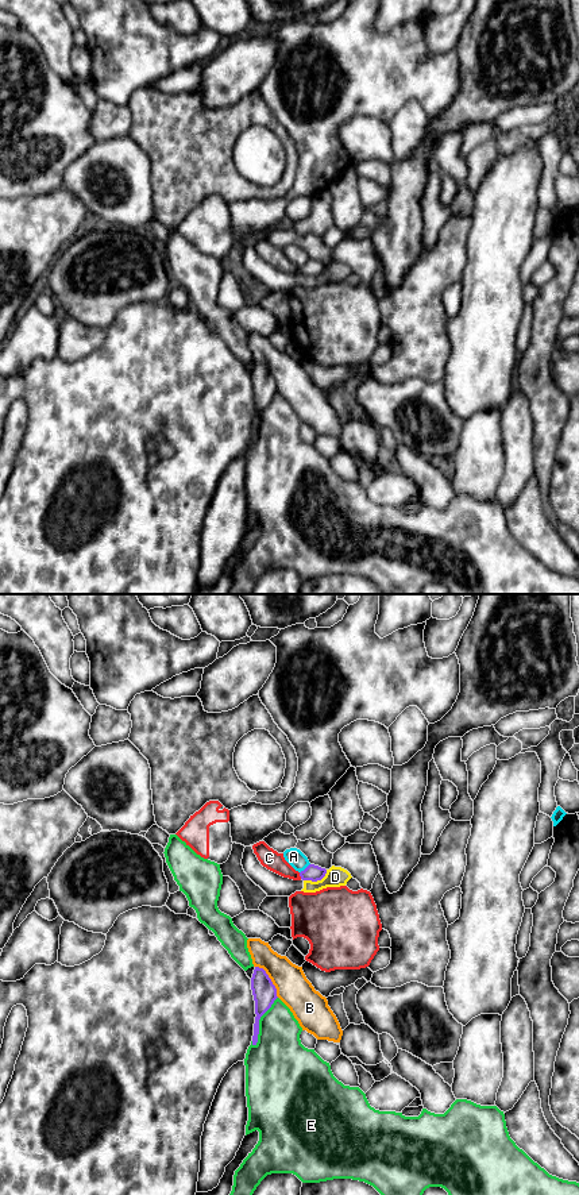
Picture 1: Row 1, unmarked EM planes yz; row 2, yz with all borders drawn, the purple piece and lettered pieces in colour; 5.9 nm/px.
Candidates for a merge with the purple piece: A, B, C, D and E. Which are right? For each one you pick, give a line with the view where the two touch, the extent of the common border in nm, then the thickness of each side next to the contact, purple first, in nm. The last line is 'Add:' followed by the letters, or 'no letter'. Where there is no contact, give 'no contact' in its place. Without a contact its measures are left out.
Add: no letter

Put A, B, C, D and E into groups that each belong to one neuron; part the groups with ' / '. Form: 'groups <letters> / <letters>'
groups A / B / C / D / E

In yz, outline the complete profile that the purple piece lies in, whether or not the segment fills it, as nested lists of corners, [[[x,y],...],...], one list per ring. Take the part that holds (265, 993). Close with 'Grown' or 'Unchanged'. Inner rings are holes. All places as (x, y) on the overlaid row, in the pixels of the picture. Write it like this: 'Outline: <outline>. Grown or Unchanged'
Outline: [[[255,967],[251,978],[251,990],[255,1001],[255,1024],[252,1045],[258,1042],[259,1019],[271,1007],[277,997],[277,988],[263,968]]]. Unchanged

